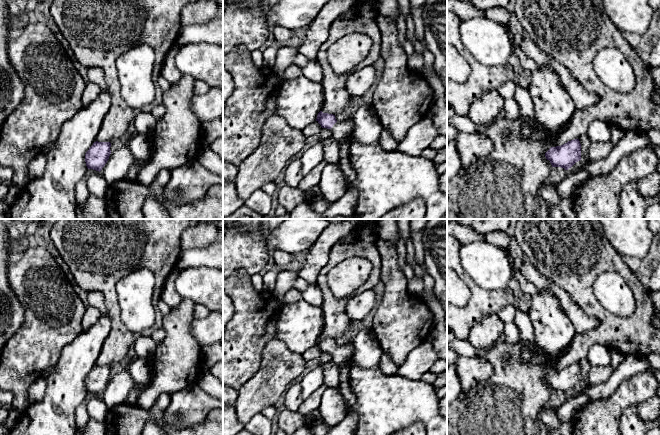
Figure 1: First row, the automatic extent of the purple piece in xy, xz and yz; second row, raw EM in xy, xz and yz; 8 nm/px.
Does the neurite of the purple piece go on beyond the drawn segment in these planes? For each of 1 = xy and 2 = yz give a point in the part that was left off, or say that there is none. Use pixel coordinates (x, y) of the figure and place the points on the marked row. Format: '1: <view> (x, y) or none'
1: none
2: none

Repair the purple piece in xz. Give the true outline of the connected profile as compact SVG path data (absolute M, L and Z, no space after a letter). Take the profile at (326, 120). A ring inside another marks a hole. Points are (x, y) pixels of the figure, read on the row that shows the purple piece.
M322 111L318 113L316 121L322 128L330 129L332 131L331 137L336 141L340 141L346 135L352 133L355 127L352 117L344 121L337 121L335 115Z

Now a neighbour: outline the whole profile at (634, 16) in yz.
M601 0L607 17L622 32L642 35L650 26L654 9L648 0Z

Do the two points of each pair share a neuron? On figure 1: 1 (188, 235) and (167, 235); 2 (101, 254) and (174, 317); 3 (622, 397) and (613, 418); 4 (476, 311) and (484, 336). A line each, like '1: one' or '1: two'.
1: two
2: two
3: one
4: two

